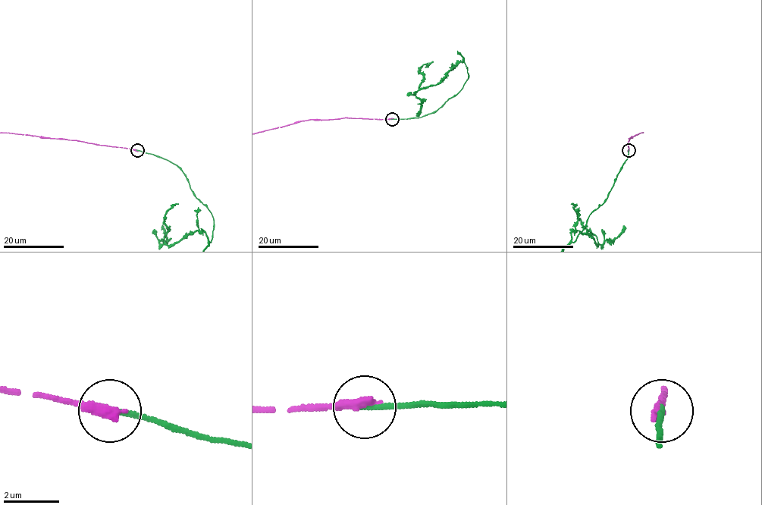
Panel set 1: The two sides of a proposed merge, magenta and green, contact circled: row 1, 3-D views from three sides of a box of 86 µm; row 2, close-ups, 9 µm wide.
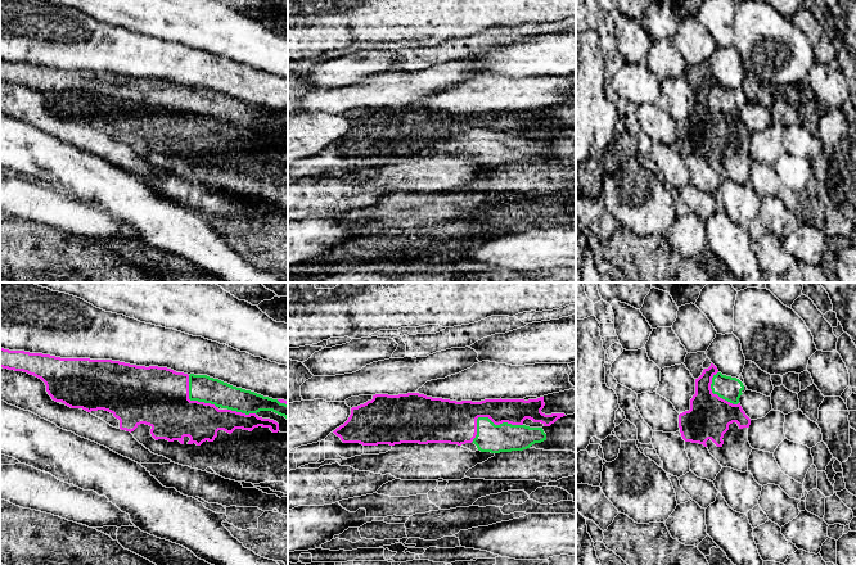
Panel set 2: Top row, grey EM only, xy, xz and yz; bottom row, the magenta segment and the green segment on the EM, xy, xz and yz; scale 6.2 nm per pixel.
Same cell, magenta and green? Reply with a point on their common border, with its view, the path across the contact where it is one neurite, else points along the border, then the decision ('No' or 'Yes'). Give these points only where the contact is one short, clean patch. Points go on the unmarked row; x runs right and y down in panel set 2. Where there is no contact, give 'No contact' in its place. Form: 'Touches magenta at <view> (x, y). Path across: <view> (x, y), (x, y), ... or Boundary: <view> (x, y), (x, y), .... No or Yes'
Touches magenta at xz (487, 129). Yes

